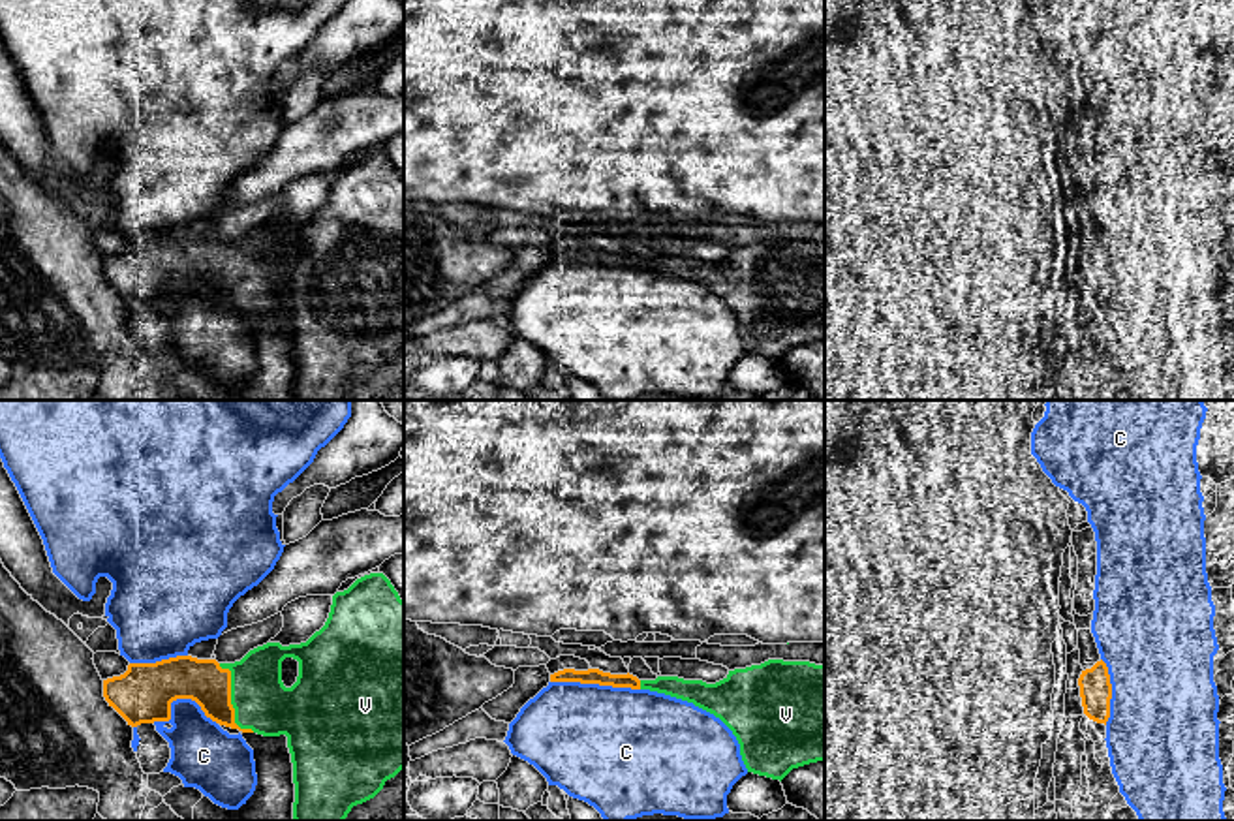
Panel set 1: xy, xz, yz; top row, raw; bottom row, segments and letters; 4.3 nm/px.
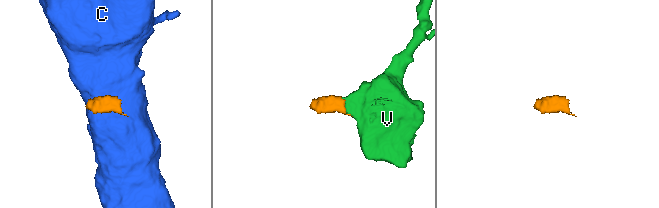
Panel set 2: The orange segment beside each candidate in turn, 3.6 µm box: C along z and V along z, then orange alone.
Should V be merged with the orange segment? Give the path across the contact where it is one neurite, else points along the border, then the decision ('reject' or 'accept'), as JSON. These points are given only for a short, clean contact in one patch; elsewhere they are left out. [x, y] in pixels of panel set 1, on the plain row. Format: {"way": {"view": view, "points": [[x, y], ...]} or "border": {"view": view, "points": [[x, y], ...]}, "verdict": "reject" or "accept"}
{"way": {"view": "xy", "points": [[203, 260], [230, 280], [262, 282]]}, "verdict": "accept"}

